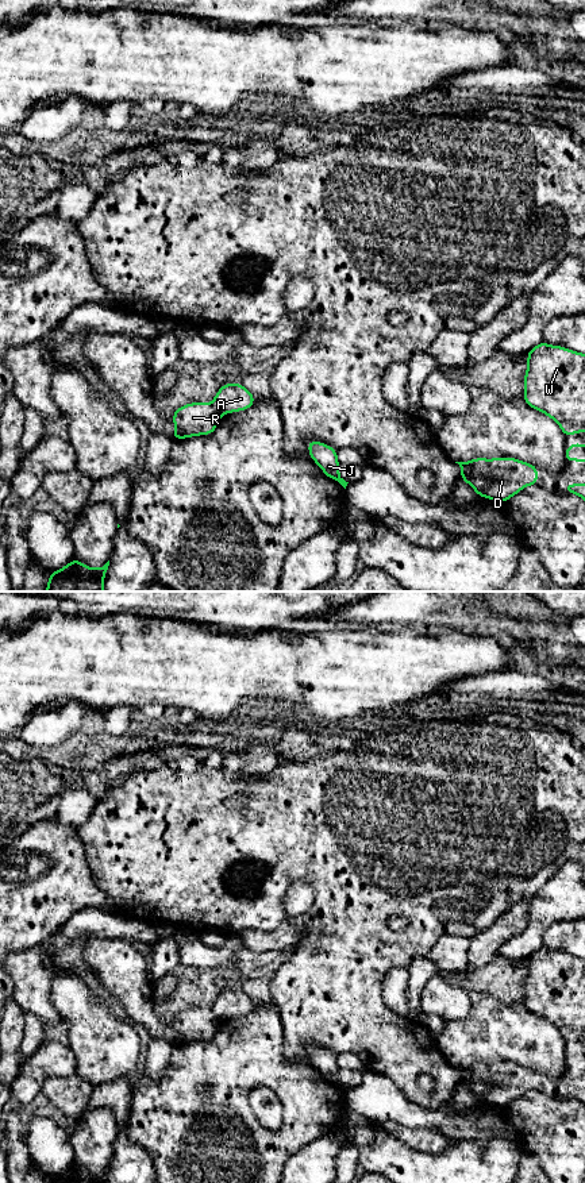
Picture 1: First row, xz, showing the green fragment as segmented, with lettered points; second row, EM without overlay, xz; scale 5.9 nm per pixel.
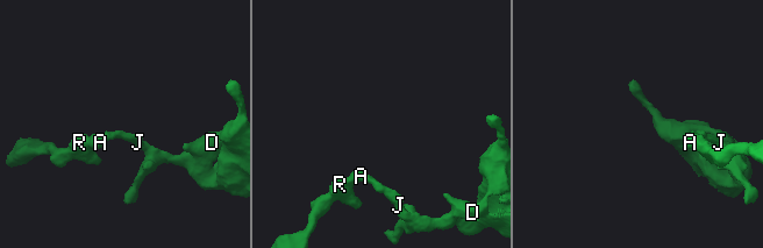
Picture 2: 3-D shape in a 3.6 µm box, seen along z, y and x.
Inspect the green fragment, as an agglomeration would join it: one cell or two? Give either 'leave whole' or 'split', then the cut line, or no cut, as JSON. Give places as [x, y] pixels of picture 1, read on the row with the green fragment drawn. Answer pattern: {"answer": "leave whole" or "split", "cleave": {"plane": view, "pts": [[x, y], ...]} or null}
{"answer": "split", "cleave": {"plane": "xz", "pts": [[211, 404], [220, 413]]}}

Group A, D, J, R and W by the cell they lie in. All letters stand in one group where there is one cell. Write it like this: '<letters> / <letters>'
A D J W / R

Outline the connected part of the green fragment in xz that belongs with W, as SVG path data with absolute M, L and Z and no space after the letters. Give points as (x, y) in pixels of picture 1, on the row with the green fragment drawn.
M540 342L527 359L527 405L550 416L567 438L585 432L585 354Z

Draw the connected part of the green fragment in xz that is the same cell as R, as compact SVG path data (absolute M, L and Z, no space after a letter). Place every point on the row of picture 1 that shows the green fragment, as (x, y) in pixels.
M192 402L177 408L173 413L173 423L176 431L172 433L173 439L184 439L197 435L213 433L219 424L220 413L212 404Z

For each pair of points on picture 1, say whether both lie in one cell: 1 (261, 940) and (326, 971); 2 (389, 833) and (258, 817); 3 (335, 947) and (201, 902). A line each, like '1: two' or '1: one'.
1: two
2: one
3: one

